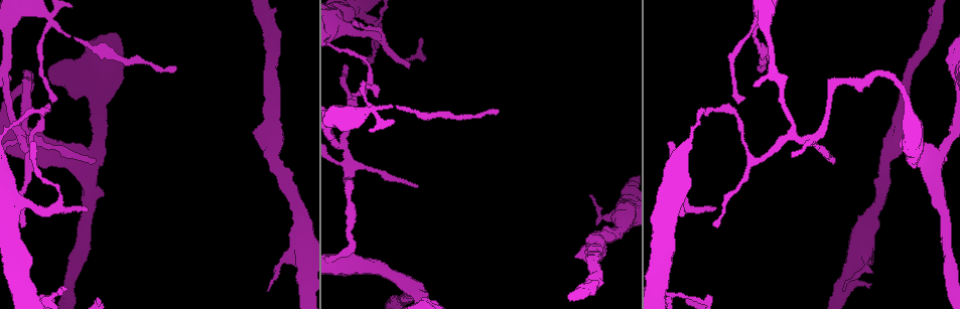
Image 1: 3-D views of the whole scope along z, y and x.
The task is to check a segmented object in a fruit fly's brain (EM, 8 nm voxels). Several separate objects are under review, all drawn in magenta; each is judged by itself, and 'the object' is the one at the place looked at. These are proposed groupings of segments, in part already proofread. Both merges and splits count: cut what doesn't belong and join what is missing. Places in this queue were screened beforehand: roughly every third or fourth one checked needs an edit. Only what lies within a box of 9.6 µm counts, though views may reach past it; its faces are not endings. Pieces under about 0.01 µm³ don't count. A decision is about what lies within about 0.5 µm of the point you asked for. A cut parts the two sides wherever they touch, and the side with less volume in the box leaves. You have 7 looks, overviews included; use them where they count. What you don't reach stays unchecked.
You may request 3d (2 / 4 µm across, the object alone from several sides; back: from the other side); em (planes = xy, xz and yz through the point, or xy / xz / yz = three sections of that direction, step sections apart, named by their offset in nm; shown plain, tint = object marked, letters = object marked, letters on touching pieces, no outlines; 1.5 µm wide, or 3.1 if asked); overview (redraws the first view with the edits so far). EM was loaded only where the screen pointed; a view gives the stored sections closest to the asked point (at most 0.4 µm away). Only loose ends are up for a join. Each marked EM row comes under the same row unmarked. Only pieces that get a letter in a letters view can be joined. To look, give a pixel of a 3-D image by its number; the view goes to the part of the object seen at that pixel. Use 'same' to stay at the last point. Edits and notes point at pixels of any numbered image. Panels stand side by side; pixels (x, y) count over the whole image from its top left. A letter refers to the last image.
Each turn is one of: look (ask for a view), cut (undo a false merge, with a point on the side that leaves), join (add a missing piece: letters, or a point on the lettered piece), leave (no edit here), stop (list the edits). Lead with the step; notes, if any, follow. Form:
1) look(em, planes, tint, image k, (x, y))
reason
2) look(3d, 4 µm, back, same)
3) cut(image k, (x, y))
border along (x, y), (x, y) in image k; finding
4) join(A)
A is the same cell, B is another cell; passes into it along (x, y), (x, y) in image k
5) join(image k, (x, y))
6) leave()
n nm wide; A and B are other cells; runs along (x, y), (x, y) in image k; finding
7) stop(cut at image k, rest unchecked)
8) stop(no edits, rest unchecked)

look(3d, 4 µm, back, image 1, (27, 131))
abrupt turn

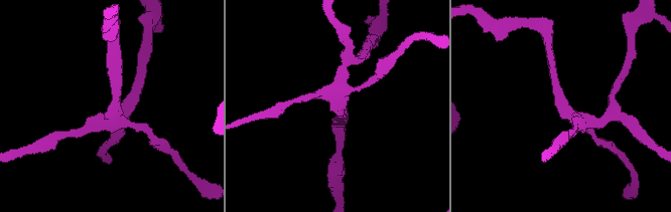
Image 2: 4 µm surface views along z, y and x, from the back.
look(em, planes, tint, image 2, (342, 104))
4 arms; need the tissue

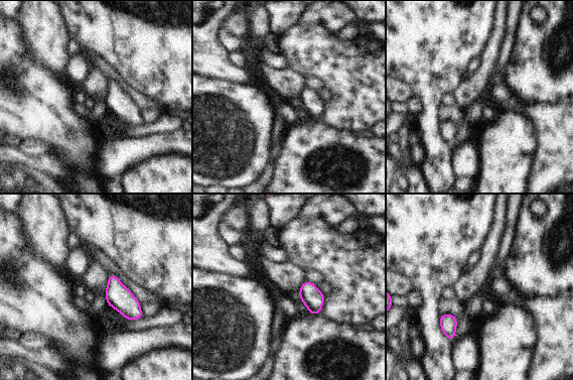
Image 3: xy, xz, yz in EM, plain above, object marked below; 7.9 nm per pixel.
look(em, planes, letters, same)
see the neighbours

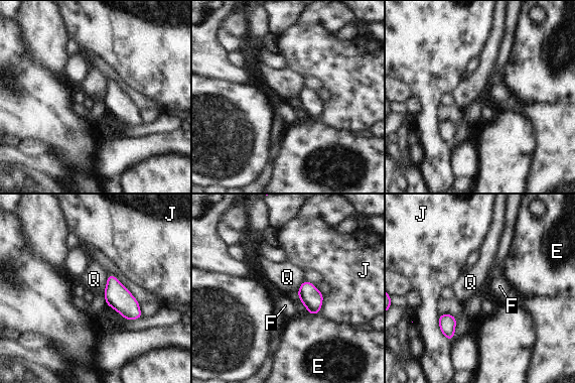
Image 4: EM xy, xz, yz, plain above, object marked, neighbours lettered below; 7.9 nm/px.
leave()
J touches over 240 nm; E, F, J and Q are other cells; border along (108, 274), (106, 287), (103, 292) in image 4; continuous, no second neuron

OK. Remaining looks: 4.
look(3d, 4 µm, image 1, (408, 68))
branch stops here

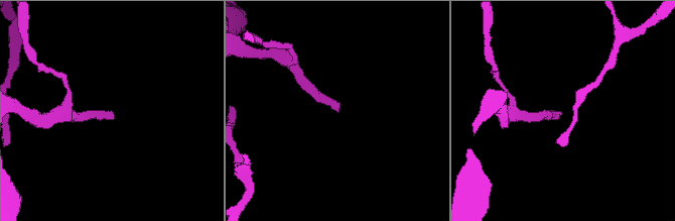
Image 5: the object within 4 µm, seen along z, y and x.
look(em, yz, step 8, tint, image 5, (338, 109))

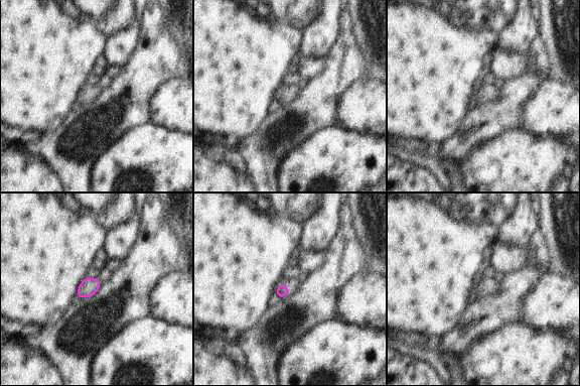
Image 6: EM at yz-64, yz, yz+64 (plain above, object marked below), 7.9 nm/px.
look(em, planes, letters, same)
another direction

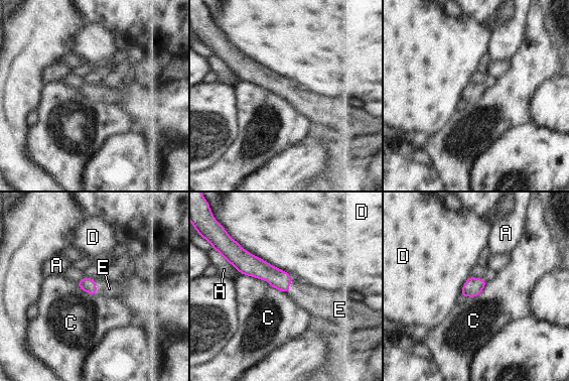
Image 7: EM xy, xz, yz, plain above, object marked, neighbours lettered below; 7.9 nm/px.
join(E)
E is the same cell, A, C and D are other cells; passes into it along (278, 279), (288, 287), (315, 301) in image 7; it goes on there

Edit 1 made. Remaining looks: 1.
look(em, planes, letters, image 1, (267, 290))
tapers out

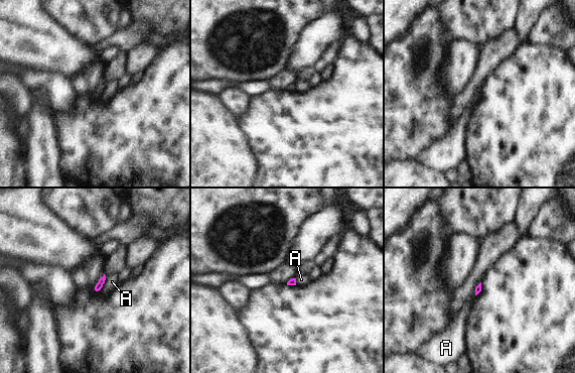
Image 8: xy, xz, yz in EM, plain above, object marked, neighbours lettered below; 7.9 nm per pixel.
leave()
A is another cell; border along (106, 276), (103, 287), (99, 291) in image 8; no lettered piece goes on from it

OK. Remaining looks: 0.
stop(join at image 7, rest unchecked)

